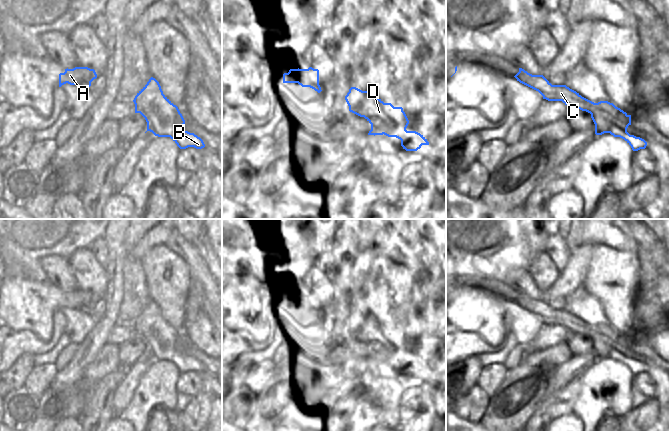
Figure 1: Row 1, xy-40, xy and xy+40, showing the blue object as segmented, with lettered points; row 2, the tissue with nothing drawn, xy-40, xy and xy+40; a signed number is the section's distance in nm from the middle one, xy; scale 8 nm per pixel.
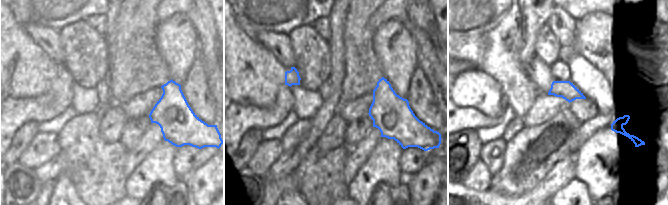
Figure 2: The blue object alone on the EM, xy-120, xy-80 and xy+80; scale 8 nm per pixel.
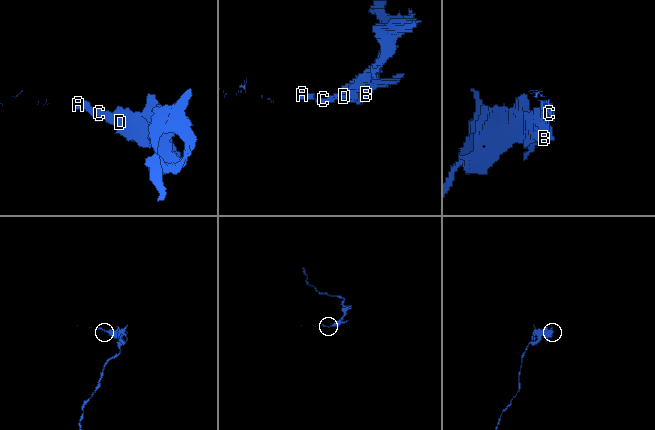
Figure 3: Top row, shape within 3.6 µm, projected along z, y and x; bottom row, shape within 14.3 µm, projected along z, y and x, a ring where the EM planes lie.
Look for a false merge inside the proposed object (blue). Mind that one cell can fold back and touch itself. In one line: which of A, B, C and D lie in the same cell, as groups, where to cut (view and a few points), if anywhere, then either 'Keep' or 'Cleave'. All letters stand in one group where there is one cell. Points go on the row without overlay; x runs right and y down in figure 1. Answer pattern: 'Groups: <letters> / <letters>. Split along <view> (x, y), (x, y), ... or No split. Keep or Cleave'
Groups: A C D / B. Split along xy-40 (179, 336), (153, 357). Cleave.

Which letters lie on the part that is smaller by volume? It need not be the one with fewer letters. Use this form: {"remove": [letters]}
{"remove": ["A", "C", "D"]}

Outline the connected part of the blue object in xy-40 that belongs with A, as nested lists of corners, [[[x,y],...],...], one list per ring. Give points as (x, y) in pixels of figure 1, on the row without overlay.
[[[88,291],[67,292],[64,297],[59,298],[59,311],[66,307],[78,311],[90,311],[91,306],[96,302],[97,298],[94,293]]]

